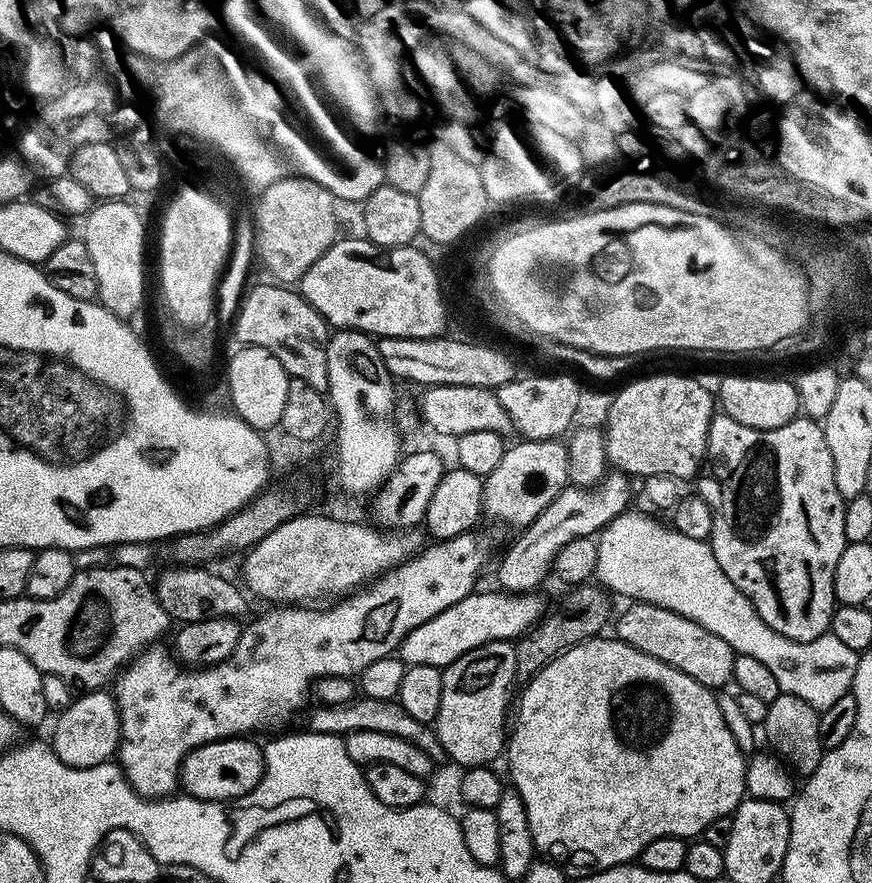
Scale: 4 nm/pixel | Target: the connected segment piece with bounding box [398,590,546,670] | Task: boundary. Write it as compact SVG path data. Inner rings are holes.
M473 591L472 595L462 598L462 602L454 602L442 614L430 618L430 622L422 622L400 644L398 655L405 665L434 666L441 670L448 667L462 654L495 640L515 641L532 628L546 612L544 600L535 591L531 592L496 592Z

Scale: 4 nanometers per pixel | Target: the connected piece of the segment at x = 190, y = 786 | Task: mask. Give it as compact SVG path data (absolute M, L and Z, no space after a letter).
M241 734L227 740L215 740L198 746L180 767L179 787L196 800L223 800L231 802L250 794L264 776L264 750L252 738Z

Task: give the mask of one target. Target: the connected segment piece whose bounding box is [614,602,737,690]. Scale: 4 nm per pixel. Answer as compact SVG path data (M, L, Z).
M632 602L627 606L629 608L620 617L615 617L615 639L626 641L634 646L634 650L642 650L642 654L650 654L650 658L658 658L658 662L666 662L666 666L674 666L674 670L682 670L682 674L690 674L694 682L707 688L720 690L733 683L737 654L718 638L718 634L710 634L706 626L698 626L698 622L682 618L682 614L674 614L674 610L662 606L643 602Z

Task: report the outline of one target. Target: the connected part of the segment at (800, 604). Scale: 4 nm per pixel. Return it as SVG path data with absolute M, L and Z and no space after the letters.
M723 414L713 415L708 431L708 455L706 471L699 477L698 494L712 511L712 535L710 543L714 558L718 558L718 566L746 594L746 598L754 606L754 610L778 634L798 642L810 642L814 638L825 635L832 626L832 612L838 607L836 591L834 590L834 574L838 566L838 558L842 558L842 550L848 543L846 538L846 518L844 506L846 501L838 494L838 486L834 486L834 462L830 458L830 449L826 447L826 434L817 421L807 418L797 418L786 426L778 426L774 430L758 430L750 426L742 426L742 422L734 422L734 418Z

